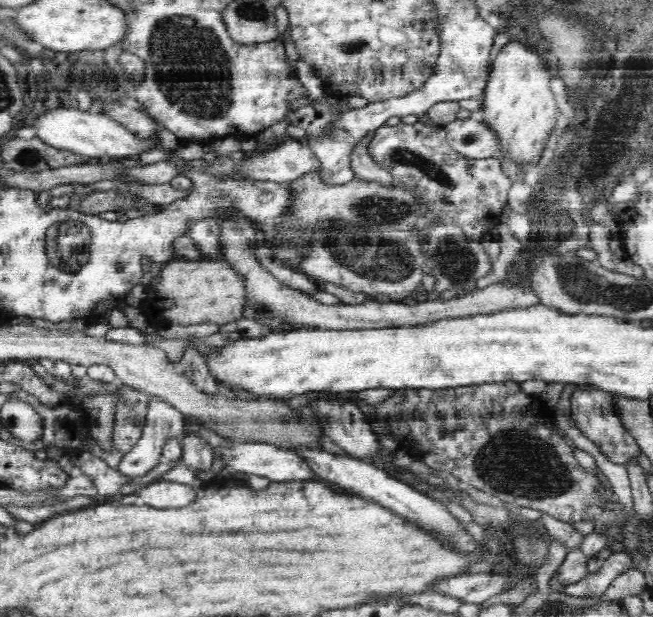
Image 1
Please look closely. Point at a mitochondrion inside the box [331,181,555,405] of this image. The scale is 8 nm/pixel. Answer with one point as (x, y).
(455, 260)

